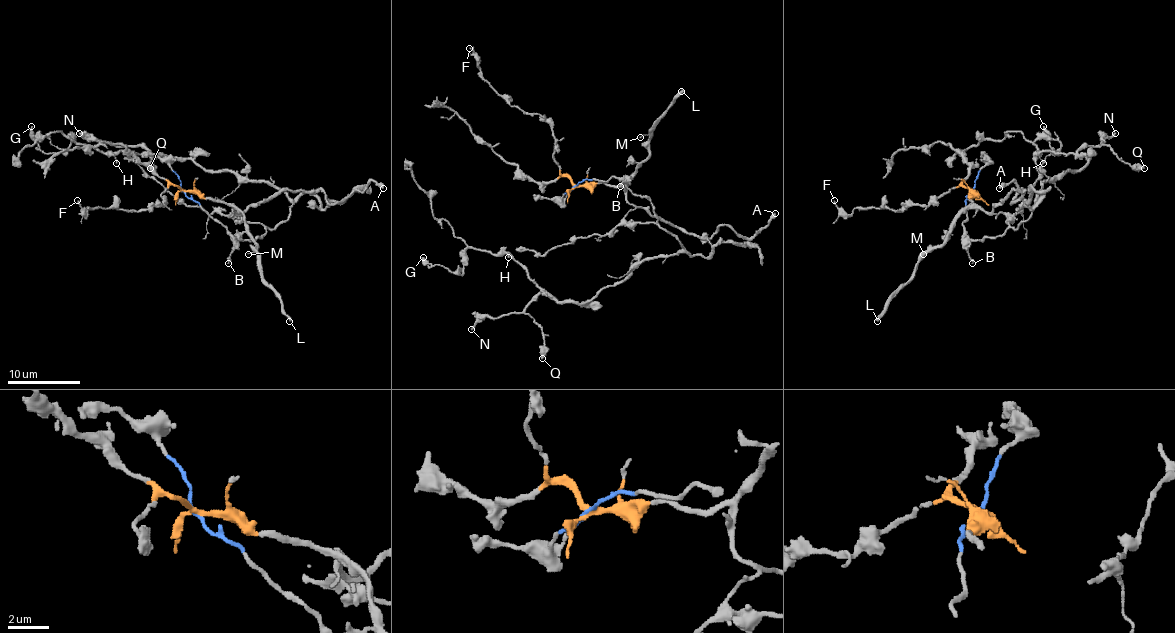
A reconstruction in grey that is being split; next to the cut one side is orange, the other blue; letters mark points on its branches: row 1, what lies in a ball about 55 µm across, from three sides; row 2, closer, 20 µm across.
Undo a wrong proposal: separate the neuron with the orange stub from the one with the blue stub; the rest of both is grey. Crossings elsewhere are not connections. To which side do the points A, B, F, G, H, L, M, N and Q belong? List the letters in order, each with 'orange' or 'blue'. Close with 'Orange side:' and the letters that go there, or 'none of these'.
A: orange
B: blue
F: orange
G: blue
H: blue
L: orange
M: orange
N: blue
Q: blue
Orange side: A, F, L, M

